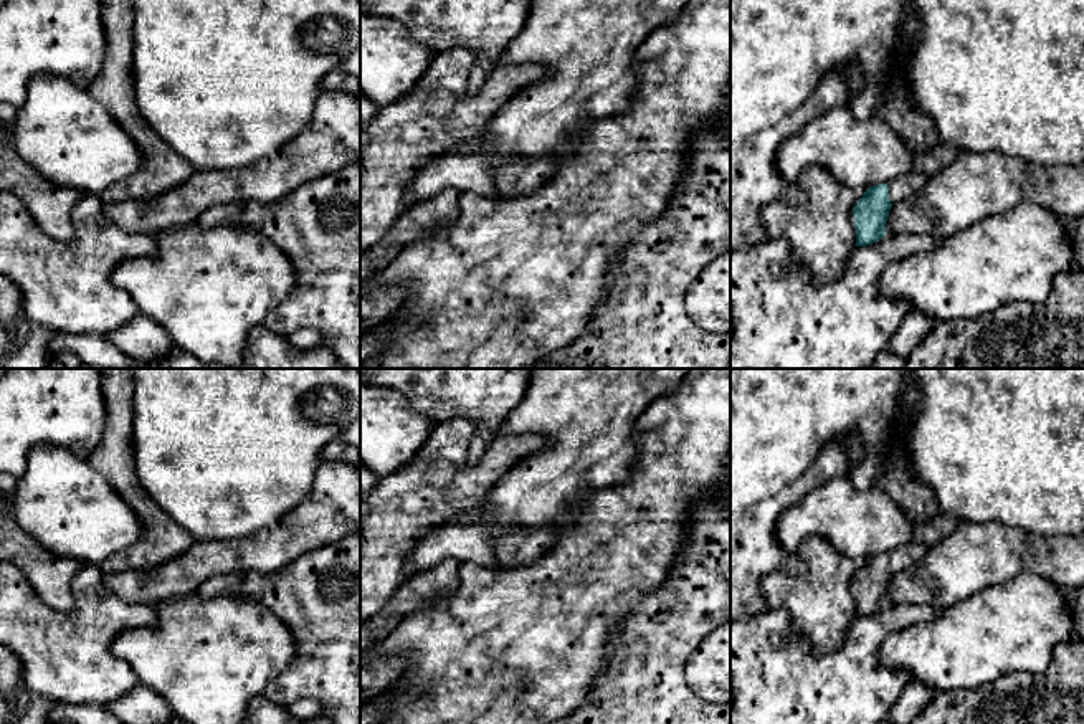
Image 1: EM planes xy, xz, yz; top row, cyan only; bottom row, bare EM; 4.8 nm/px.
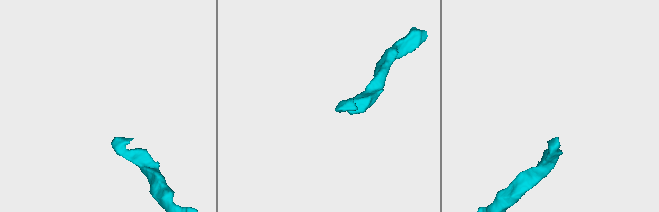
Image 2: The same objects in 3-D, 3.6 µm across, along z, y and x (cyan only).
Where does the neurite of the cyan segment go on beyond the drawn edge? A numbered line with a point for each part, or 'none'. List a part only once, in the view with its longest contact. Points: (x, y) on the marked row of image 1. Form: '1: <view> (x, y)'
1: yz (909, 184)

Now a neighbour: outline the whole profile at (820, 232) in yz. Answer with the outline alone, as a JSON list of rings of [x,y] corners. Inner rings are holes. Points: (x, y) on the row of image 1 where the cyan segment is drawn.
[[[806,167],[796,180],[805,193],[801,205],[780,200],[762,208],[762,220],[768,238],[783,240],[792,248],[792,263],[805,268],[816,284],[831,283],[843,274],[856,250],[856,230],[851,221],[853,207],[864,195],[861,187],[843,187],[823,167]]]

